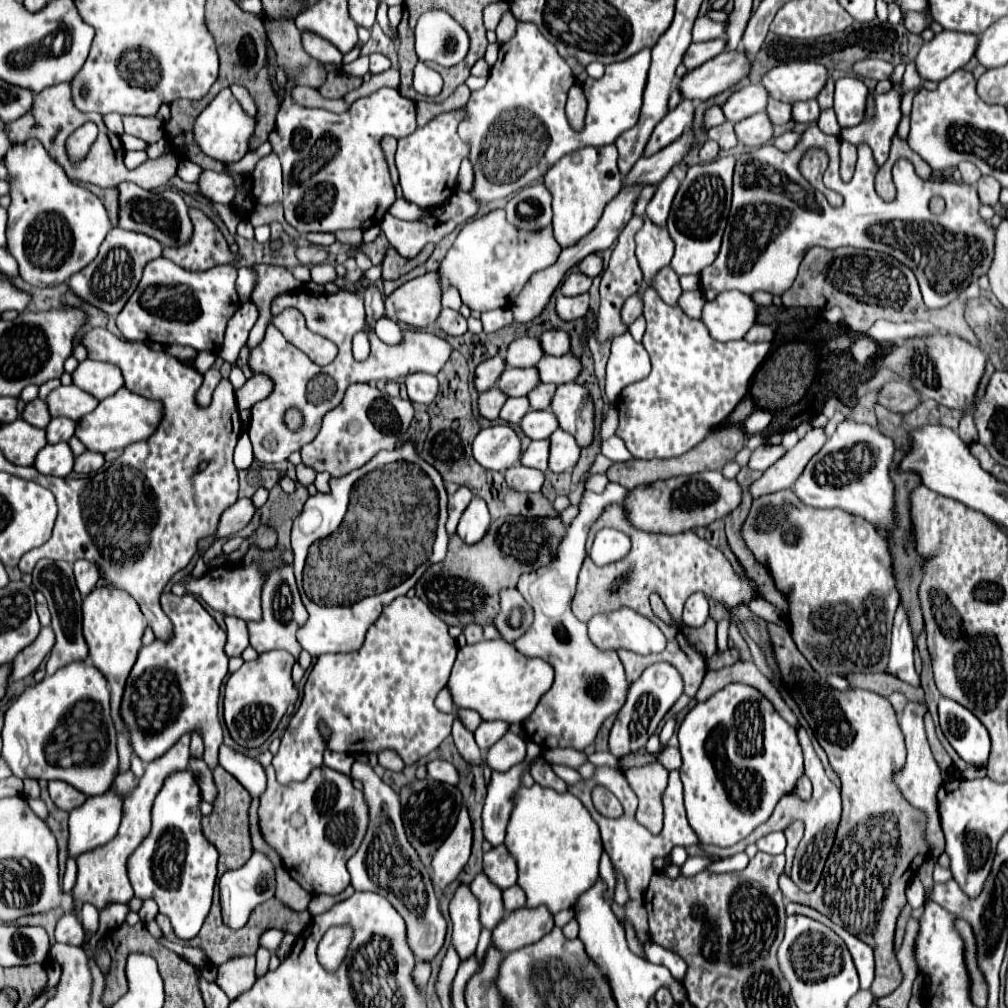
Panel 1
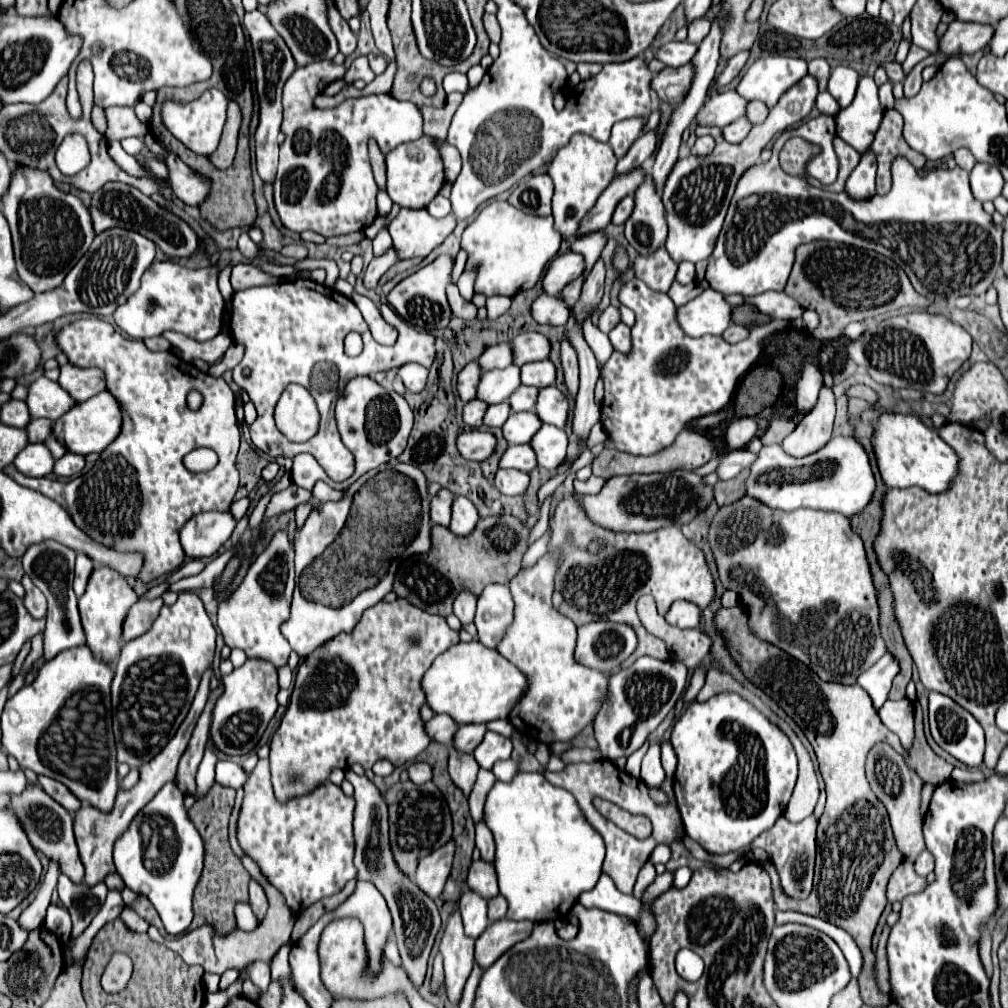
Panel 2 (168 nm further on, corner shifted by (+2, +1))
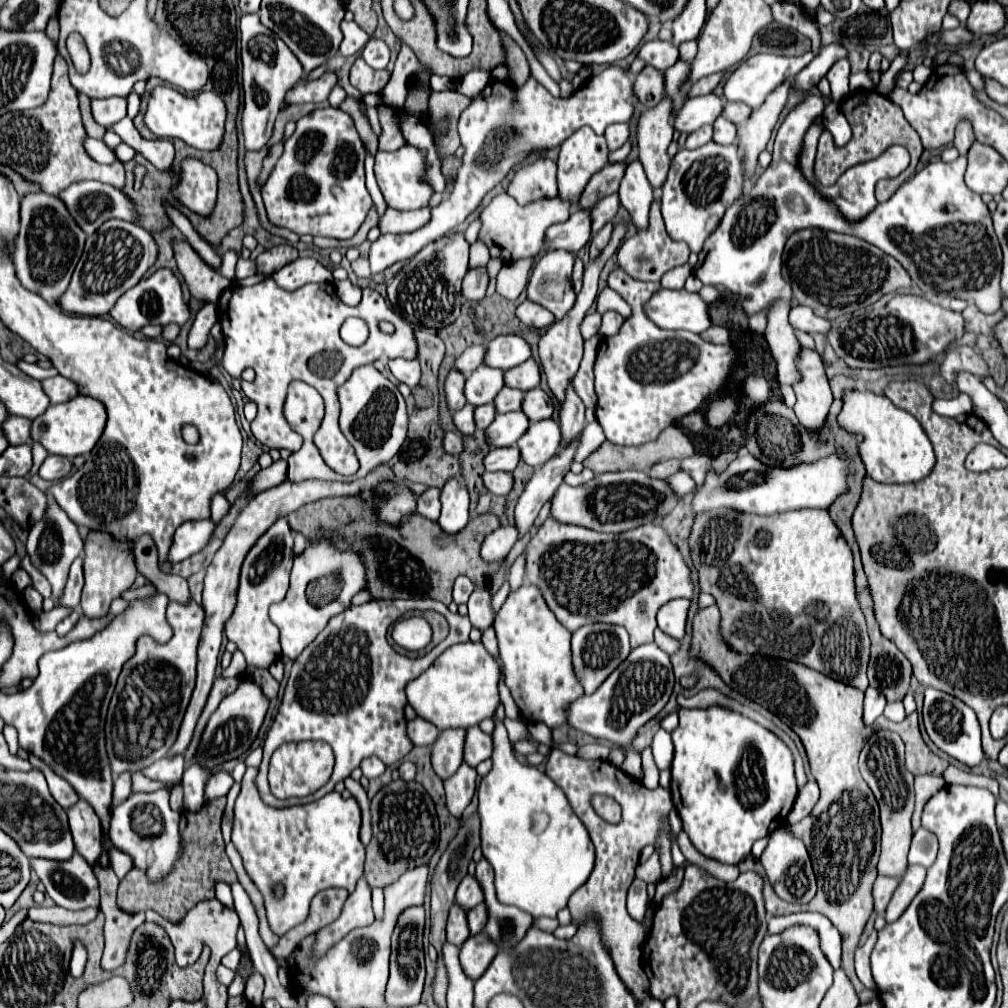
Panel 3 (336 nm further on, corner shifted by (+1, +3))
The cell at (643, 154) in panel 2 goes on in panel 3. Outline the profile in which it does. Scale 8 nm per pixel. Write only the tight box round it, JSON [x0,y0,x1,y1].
[579,162,627,208]

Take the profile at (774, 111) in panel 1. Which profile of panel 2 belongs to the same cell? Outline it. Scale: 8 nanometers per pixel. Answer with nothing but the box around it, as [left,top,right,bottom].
[746,100,768,124]

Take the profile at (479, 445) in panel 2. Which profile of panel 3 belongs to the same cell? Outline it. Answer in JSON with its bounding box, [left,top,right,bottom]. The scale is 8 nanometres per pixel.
[443,432,465,454]

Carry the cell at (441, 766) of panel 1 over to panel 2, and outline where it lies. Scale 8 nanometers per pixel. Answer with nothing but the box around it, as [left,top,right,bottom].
[408,762,432,784]

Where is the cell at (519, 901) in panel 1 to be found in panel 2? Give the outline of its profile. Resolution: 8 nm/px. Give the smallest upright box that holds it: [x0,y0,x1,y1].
[488,896,508,922]

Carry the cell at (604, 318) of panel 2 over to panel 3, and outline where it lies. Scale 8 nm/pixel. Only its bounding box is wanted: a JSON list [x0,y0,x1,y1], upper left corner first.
[581,312,601,340]

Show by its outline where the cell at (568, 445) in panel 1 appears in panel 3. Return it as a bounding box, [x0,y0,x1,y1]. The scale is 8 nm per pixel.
[517,418,561,466]

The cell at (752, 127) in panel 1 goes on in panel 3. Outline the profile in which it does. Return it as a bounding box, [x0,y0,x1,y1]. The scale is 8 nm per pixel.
[713,116,737,144]

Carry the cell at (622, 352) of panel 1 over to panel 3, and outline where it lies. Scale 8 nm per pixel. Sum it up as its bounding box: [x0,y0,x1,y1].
[599,312,623,338]

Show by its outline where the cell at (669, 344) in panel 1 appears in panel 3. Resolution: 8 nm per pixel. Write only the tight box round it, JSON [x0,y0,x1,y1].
[595,268,737,446]

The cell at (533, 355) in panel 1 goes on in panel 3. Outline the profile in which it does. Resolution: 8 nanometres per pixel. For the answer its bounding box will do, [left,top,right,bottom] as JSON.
[455,346,487,376]

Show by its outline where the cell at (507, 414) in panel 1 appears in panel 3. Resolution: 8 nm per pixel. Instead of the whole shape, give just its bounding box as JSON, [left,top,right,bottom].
[475,404,497,430]

